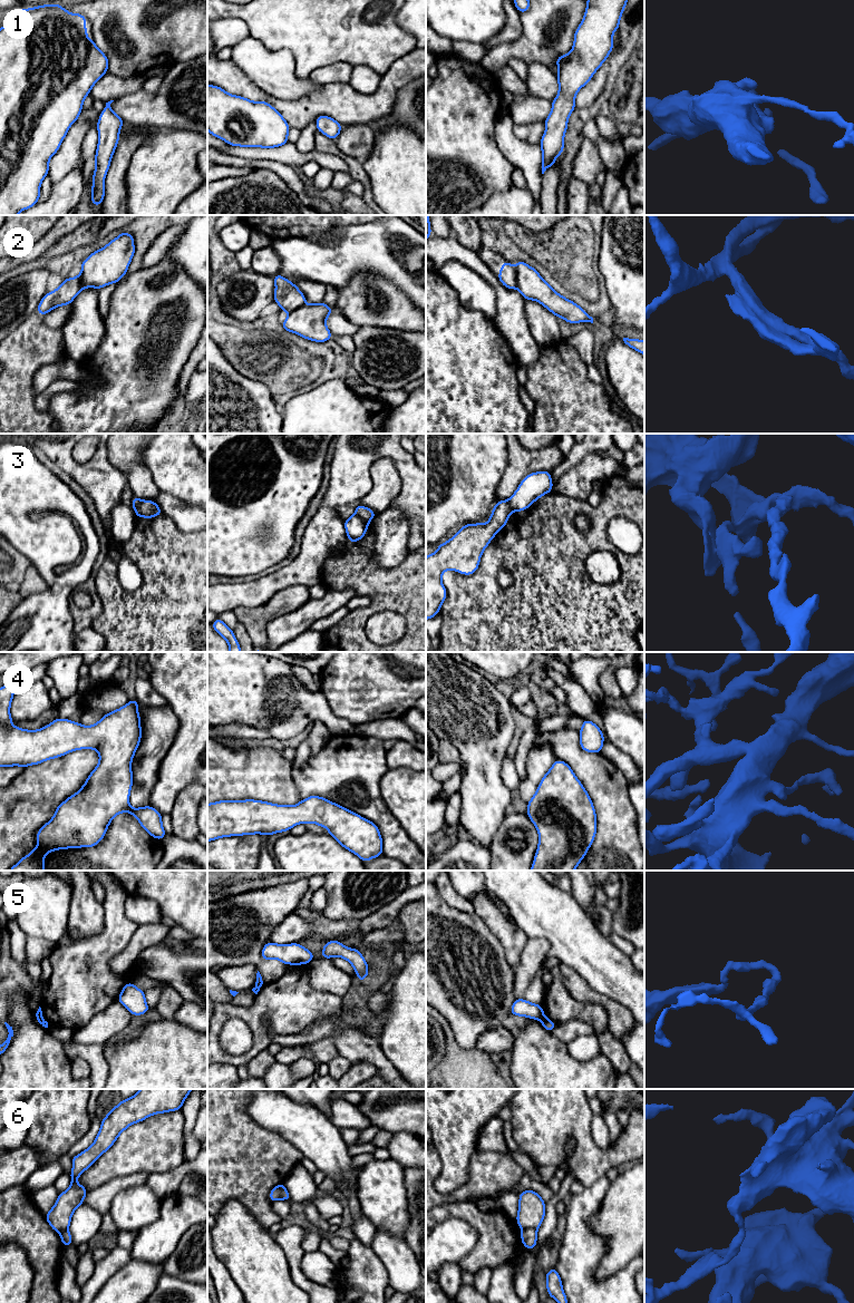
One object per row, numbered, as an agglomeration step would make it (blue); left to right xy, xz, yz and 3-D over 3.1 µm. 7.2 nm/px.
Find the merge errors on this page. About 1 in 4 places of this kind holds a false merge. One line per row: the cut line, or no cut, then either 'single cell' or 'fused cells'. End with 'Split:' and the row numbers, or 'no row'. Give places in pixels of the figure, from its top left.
1: no cut; single cell
2: no cut; single cell
3: cut in xz along (355, 514), (368, 522); fused cells
4: no cut; single cell
5: cut in yz along (543, 1015), (540, 1019); fused cells
6: cut in yz along (536, 1228), (525, 1228), (523, 1231); fused cells
Split: 3, 5, 6

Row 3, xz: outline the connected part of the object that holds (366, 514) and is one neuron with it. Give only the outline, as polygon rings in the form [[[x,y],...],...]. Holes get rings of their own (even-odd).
[[[360,504],[357,505],[356,507],[356,513],[355,515],[357,515],[358,517],[360,517],[361,519],[366,521],[366,522],[369,522],[371,521],[377,514],[370,509],[370,508],[367,508]]]

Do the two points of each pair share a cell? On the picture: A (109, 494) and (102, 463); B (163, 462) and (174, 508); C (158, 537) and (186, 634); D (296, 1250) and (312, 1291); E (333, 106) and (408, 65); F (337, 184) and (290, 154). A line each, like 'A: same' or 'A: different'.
A: same
B: different
C: same
D: same
E: same
F: different

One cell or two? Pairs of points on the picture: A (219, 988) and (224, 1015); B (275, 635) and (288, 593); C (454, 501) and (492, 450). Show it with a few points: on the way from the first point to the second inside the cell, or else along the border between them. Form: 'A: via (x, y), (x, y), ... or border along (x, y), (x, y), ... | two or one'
A: border along (219, 1002), (231, 1004) | two
B: border along (299, 605), (273, 618), (268, 623), (267, 638) | two
C: via (468, 492), (476, 487), (476, 472), (482, 465) | one

